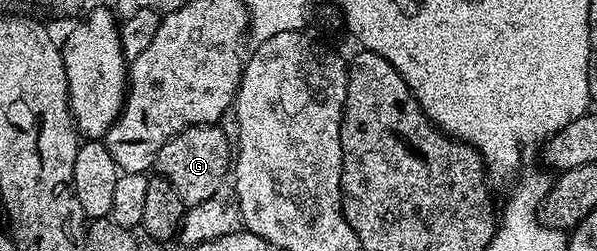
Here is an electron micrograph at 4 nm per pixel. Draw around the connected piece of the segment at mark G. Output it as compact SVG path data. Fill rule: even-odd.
M217 124L193 125L160 147L156 169L172 187L176 187L176 195L180 195L187 207L199 205L204 199L212 199L212 195L227 184L232 173L232 142Z

